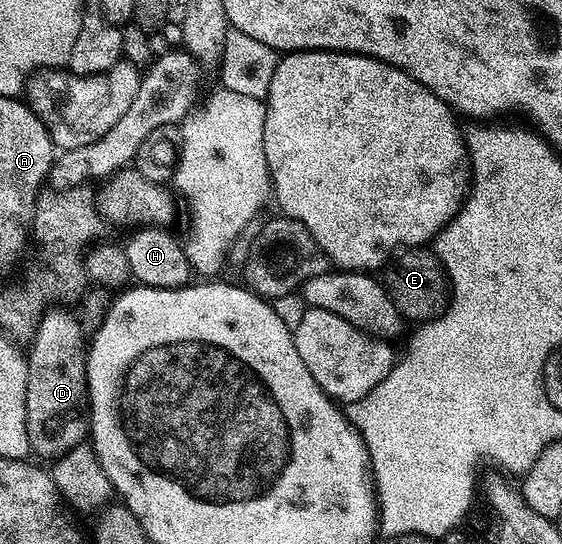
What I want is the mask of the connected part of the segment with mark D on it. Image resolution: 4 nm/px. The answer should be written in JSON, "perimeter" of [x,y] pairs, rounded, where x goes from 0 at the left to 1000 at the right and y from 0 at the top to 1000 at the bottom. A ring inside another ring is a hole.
{"perimeter":[[[114,566],[78,572],[62,614],[53,623],[46,656],[46,790],[62,840],[98,846],[160,798],[157,737],[157,636],[137,579]]]}

